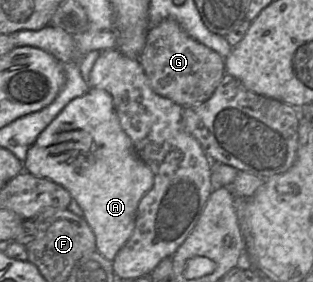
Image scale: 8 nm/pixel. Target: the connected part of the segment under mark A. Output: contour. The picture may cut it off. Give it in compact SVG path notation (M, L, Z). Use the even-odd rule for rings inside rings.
M89 88L83 96L64 107L28 149L23 165L28 173L60 184L70 193L95 235L96 250L111 262L132 235L139 202L154 184L152 170L138 156L131 139L120 125L111 95L98 88Z

